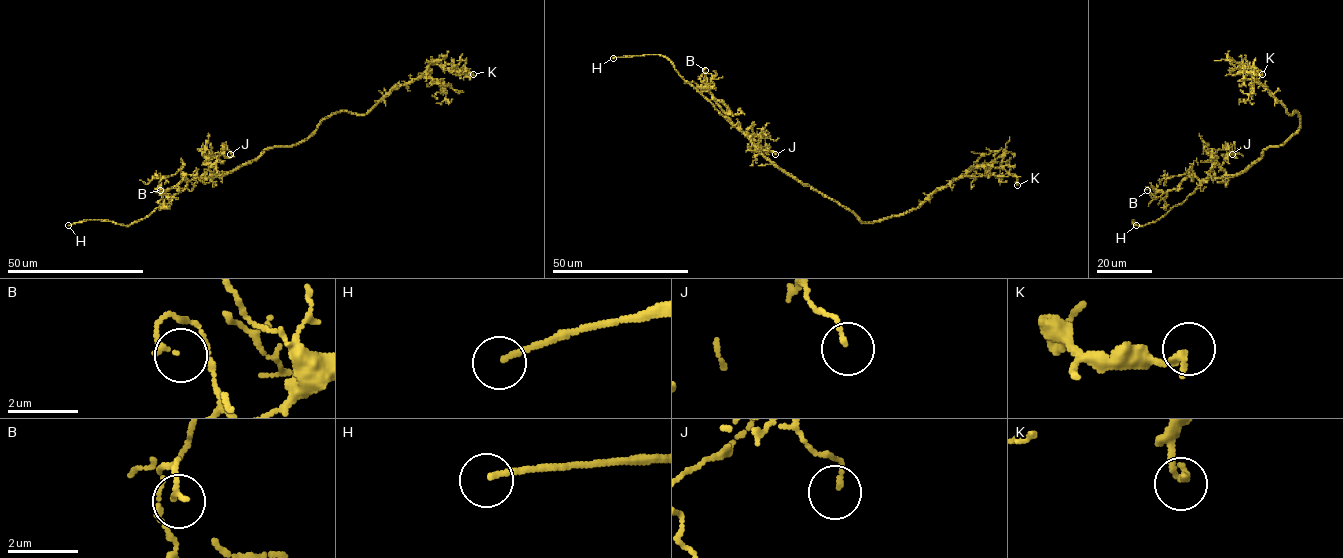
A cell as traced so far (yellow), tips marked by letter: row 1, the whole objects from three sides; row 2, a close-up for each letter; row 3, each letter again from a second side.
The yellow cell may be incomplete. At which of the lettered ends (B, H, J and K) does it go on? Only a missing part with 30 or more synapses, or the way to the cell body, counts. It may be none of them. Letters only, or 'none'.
H

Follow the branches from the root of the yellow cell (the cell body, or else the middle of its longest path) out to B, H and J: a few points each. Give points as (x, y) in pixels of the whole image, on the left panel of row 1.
B: (268, 148), (257, 158), (234, 170), (189, 180), (183, 174), (175, 186), (160, 195), (160, 190)
H: (268, 148), (257, 158), (234, 170), (191, 180), (167, 204), (129, 225), (101, 220), (84, 220), (68, 225)
J: (268, 148), (257, 158), (231, 171), (213, 175), (209, 164), (217, 160), (224, 148), (230, 154)

